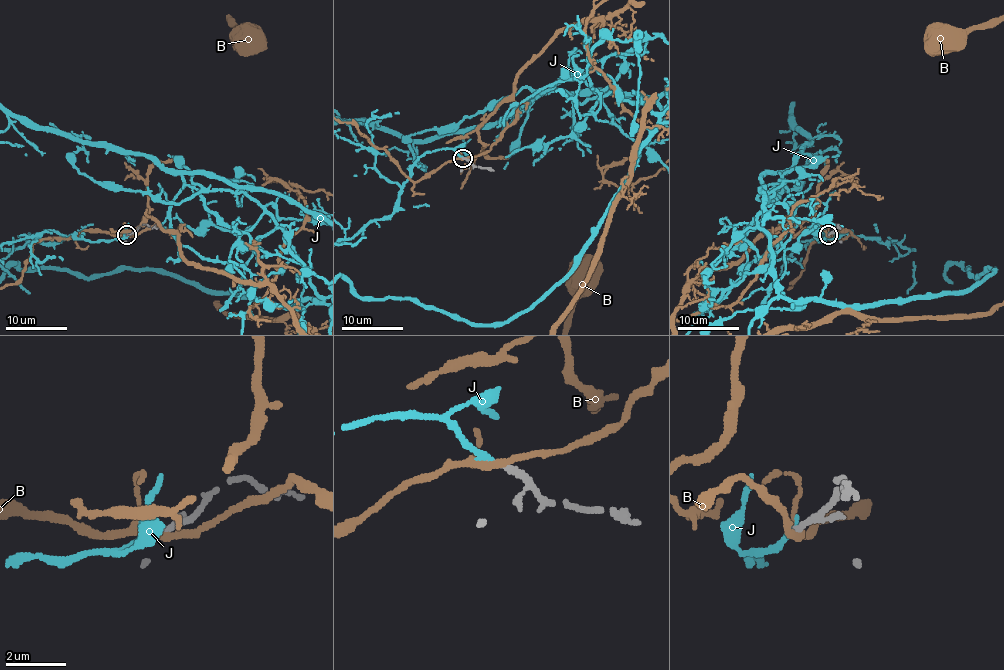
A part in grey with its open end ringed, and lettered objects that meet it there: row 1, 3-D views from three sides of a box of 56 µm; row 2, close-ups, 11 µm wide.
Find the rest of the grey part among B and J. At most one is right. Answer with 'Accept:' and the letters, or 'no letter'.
Accept: J

